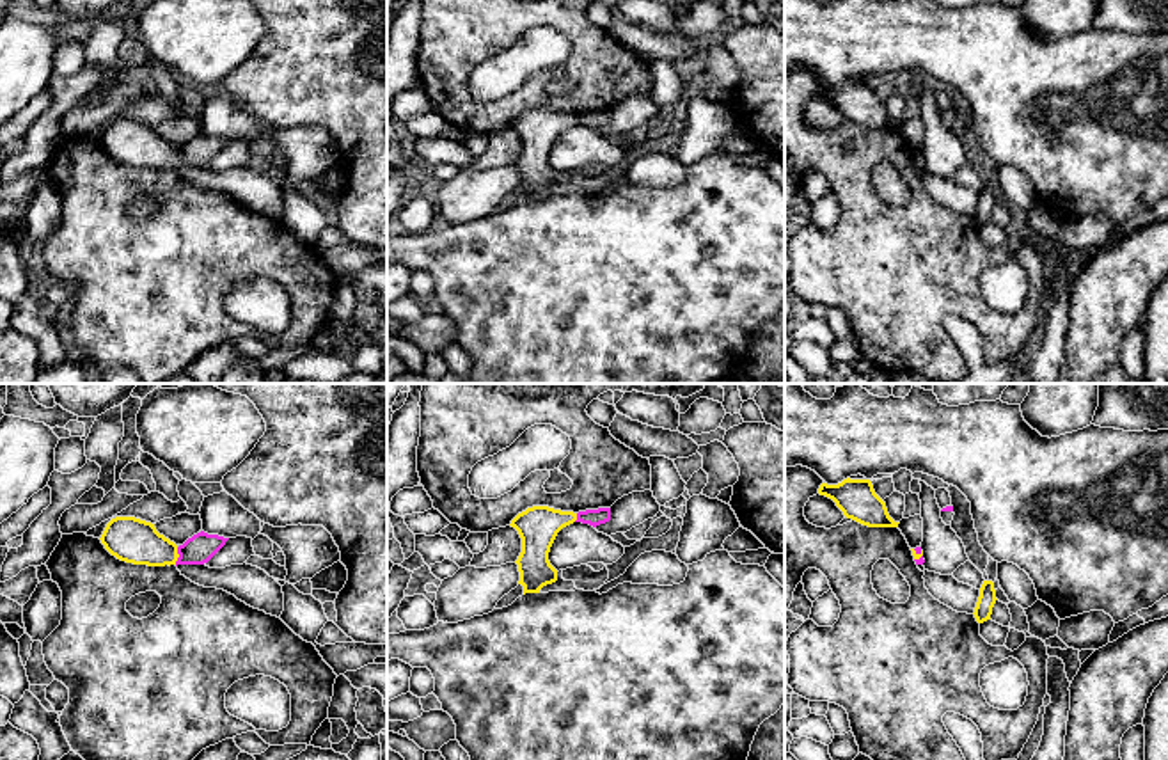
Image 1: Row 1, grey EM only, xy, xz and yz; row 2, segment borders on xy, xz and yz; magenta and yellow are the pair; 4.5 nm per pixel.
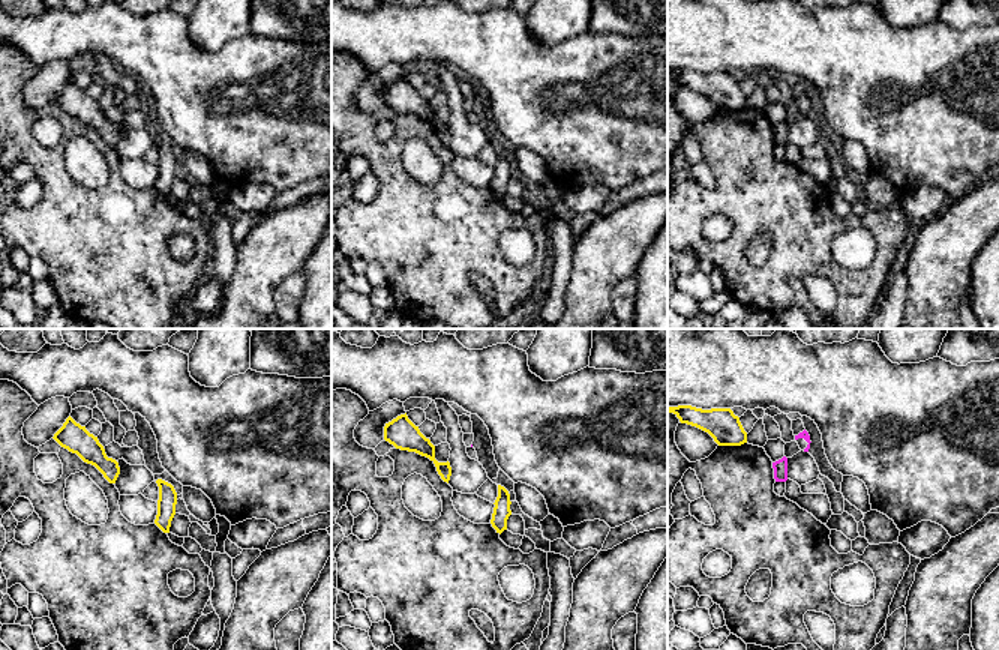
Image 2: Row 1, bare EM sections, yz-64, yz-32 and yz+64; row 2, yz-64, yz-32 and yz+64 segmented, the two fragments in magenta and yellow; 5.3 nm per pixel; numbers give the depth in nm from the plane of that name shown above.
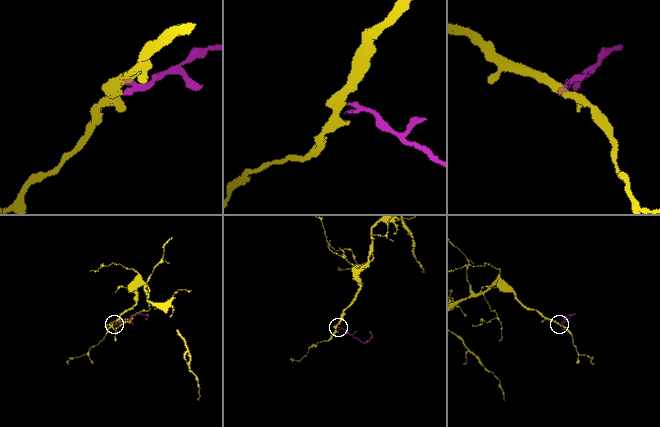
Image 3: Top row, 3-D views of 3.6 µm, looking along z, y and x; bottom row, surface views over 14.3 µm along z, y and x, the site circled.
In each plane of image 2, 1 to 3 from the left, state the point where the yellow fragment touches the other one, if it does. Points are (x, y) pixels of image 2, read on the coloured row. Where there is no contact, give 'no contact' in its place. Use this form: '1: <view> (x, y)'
1: no contact
2: no contact
3: no contact

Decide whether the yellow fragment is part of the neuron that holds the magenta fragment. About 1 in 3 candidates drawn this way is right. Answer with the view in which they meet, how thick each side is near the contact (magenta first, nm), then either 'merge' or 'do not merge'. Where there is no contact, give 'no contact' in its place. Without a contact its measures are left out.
contact in xy; calibres 140 and 200 nm; merge

